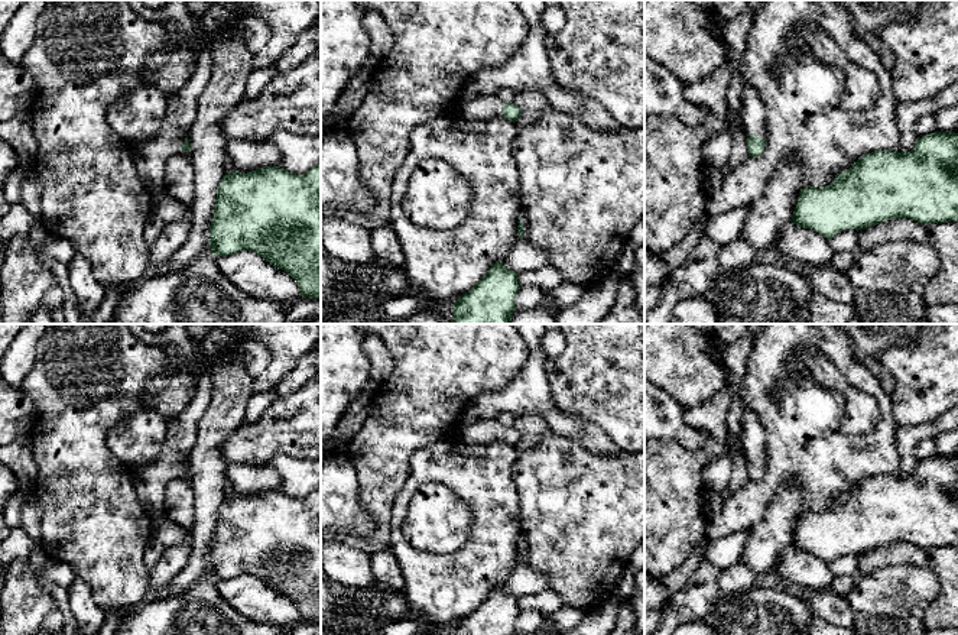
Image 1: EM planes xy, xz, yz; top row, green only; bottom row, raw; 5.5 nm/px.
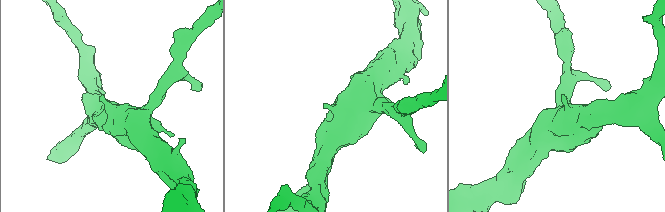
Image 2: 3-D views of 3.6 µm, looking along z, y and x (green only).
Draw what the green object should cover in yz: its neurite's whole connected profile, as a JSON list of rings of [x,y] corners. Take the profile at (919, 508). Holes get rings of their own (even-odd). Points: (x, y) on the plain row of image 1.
[[[936,454],[918,461],[909,476],[864,479],[850,493],[837,498],[832,508],[801,513],[790,545],[832,563],[844,554],[863,554],[899,541],[922,548],[958,545],[958,457]]]

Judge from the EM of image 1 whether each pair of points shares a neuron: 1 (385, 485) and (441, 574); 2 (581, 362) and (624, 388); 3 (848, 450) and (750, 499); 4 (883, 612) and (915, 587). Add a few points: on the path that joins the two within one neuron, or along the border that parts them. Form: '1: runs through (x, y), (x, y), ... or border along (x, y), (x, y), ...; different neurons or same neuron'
1: border along (408, 466), (409, 476), (392, 508), (390, 531); different neurons
2: runs through (591, 372), (614, 378); same neuron
3: runs through (824, 456), (796, 456), (775, 478); same neuron
4: runs through (890, 605), (908, 590); same neuron

